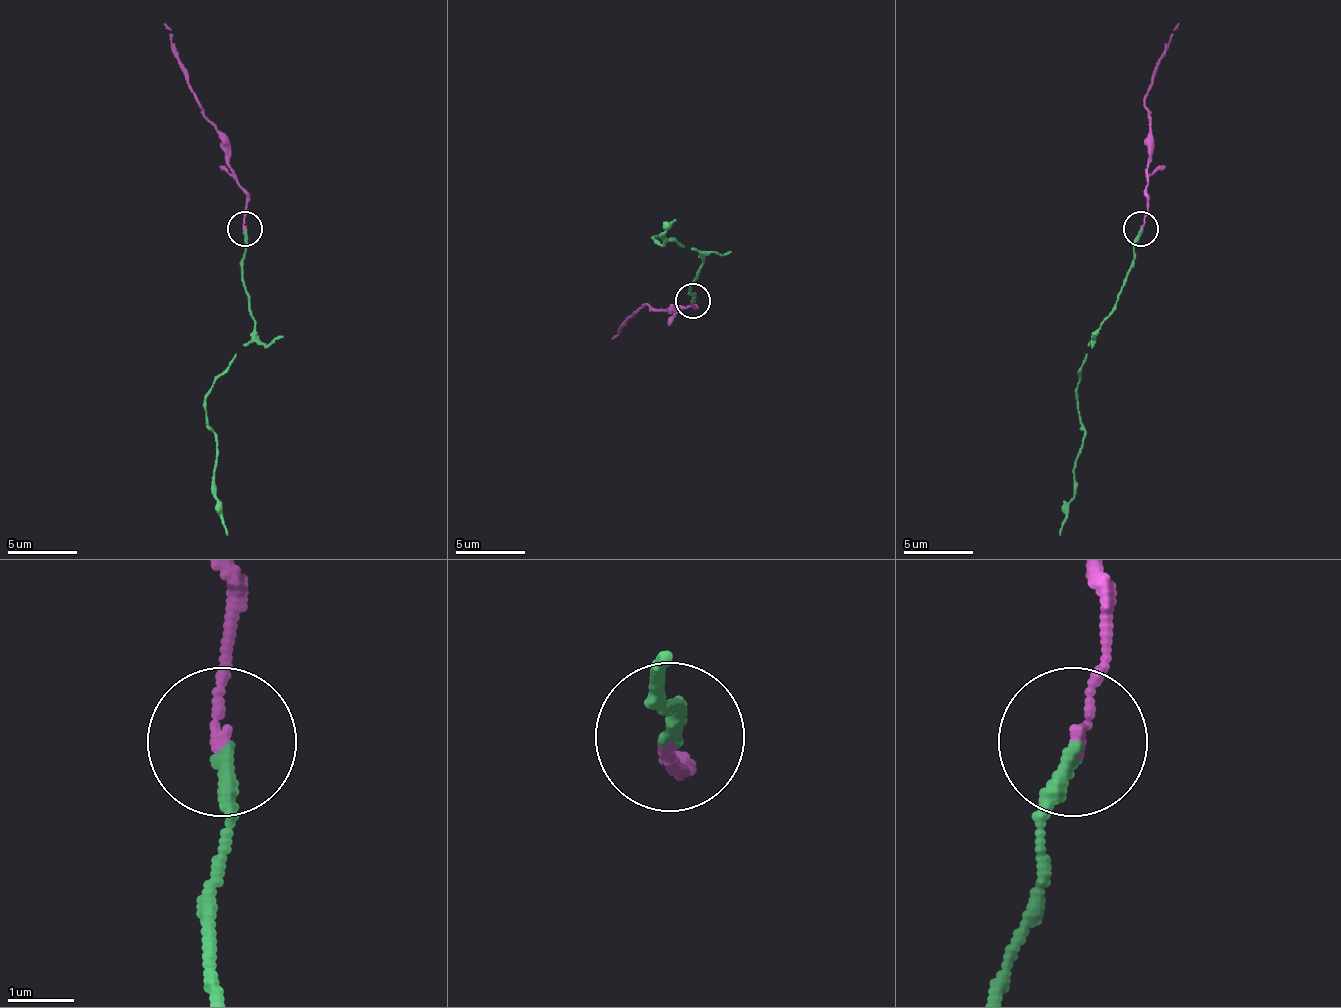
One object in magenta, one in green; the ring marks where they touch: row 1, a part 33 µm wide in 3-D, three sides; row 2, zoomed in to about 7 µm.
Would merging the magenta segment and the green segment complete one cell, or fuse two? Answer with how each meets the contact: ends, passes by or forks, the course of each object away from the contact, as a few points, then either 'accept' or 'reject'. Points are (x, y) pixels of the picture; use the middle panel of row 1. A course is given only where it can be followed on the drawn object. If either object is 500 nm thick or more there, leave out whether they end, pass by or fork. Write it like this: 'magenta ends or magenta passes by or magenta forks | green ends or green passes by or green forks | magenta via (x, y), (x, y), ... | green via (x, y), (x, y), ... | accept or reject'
magenta ends | green ends | magenta via (692, 300), (695, 307), (678, 307), (674, 310), (646, 303), (611, 338) | green via (692, 300), (692, 286), (702, 258), (692, 247), (653, 237), (653, 240), (664, 244), (664, 233), (674, 219) | accept

